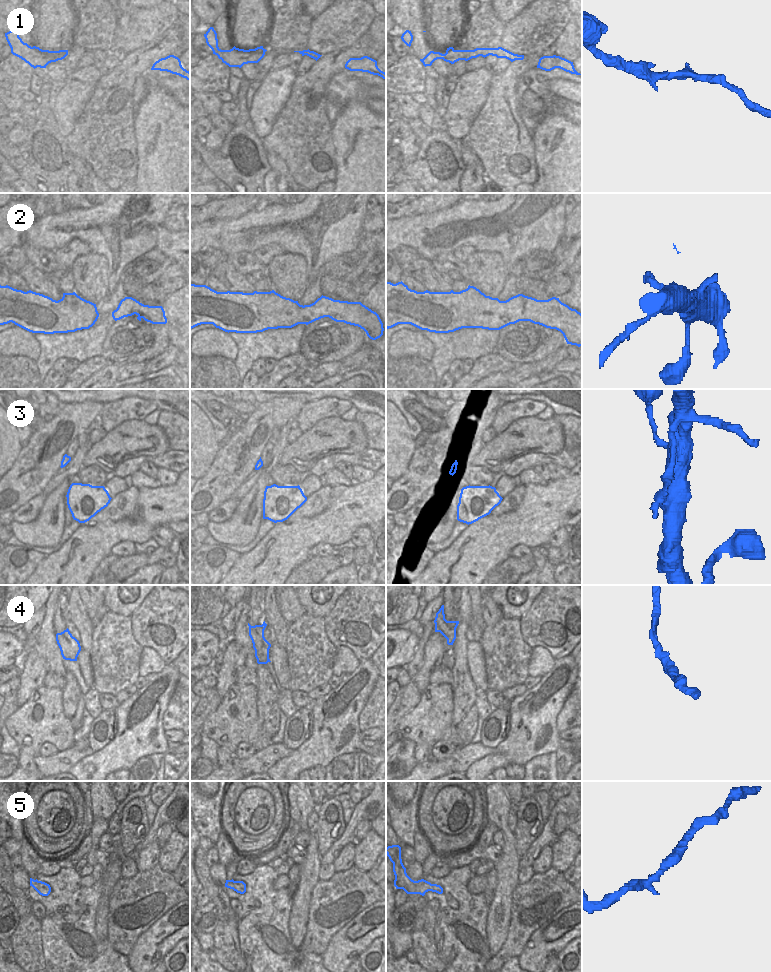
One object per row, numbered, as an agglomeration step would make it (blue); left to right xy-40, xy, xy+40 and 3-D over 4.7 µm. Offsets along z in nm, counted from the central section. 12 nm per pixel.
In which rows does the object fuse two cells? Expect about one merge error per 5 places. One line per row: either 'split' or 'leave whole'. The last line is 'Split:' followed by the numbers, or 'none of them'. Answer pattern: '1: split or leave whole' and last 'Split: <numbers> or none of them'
1: leave whole
2: leave whole
3: leave whole
4: leave whole
5: leave whole
Split: none of them

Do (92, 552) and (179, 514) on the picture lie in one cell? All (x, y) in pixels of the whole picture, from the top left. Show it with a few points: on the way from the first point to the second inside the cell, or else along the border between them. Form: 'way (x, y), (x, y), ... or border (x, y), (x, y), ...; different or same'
way (114, 532), (138, 529), (153, 514), (157, 514); same

